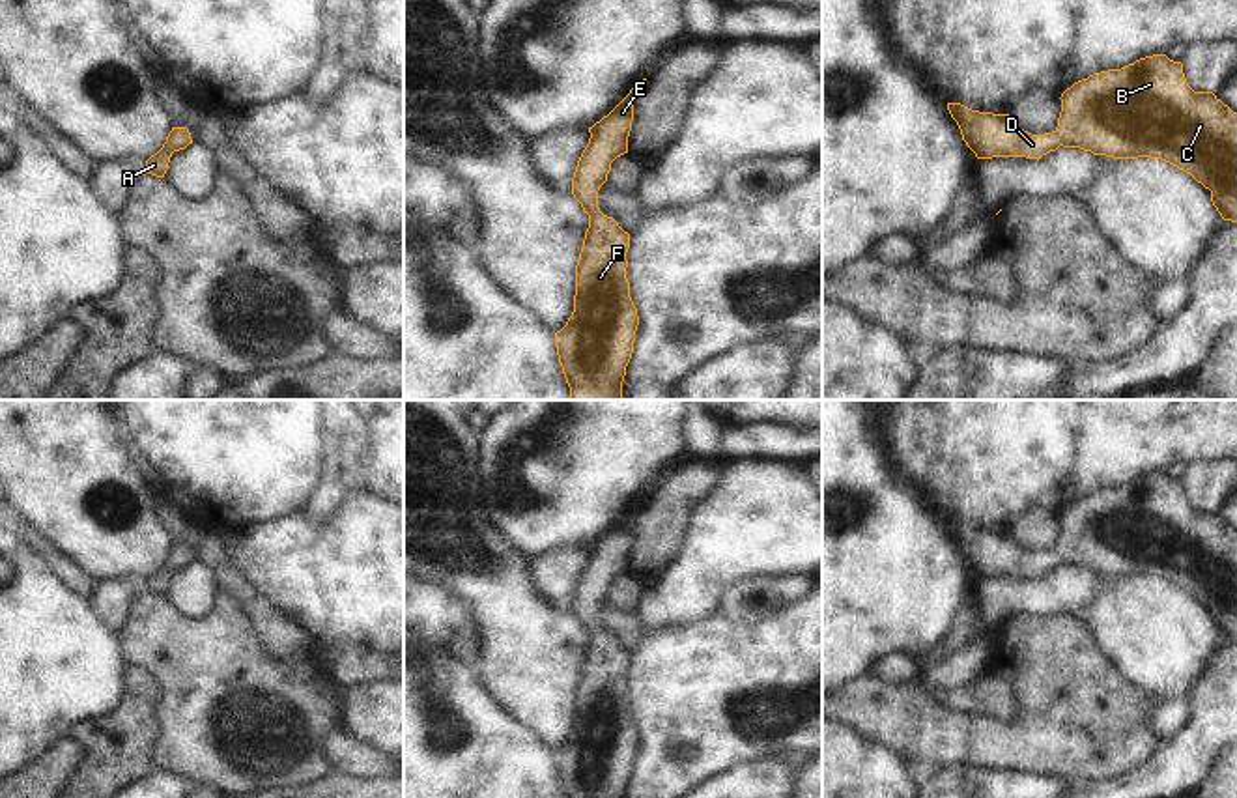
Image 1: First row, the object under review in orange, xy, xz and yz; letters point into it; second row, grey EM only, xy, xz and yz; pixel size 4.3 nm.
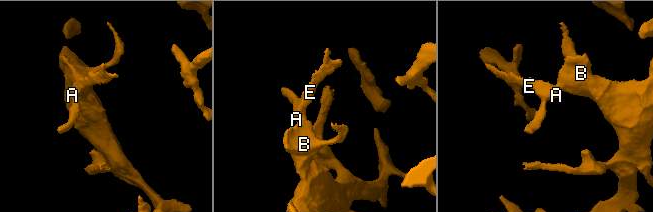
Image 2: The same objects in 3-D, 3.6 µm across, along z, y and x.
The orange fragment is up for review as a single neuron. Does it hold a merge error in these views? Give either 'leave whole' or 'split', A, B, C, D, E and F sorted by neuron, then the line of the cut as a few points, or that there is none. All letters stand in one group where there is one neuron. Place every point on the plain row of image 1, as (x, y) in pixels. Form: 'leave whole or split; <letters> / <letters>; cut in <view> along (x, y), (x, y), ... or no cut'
leave whole; A B C D E F; no cut

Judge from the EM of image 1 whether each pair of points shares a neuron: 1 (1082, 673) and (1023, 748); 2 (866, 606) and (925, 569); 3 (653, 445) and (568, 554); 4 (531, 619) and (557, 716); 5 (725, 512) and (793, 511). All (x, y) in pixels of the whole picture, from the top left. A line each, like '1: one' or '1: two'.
1: one
2: one
3: two
4: one
5: one

